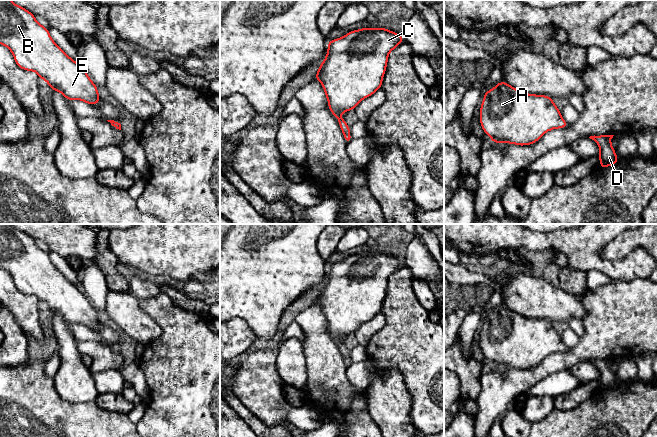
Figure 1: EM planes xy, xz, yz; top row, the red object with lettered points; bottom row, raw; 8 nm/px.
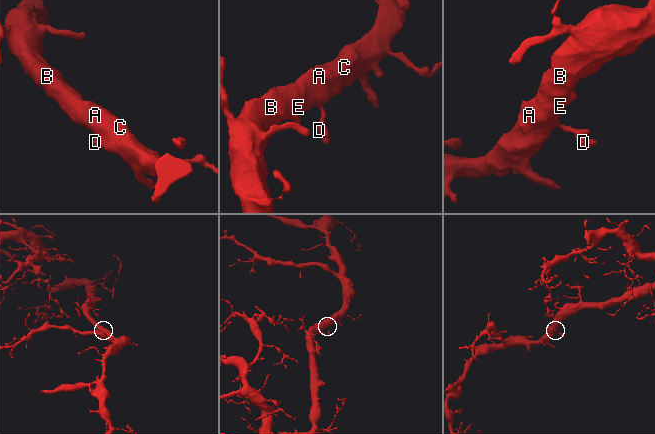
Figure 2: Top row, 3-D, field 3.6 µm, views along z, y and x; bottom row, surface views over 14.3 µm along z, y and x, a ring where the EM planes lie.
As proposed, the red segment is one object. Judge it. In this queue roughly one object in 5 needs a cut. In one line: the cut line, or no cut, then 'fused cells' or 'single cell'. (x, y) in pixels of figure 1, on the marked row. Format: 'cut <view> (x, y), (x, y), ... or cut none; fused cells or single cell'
cut none; single cell

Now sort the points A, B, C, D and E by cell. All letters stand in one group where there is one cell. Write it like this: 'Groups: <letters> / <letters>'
Groups: A B C D E

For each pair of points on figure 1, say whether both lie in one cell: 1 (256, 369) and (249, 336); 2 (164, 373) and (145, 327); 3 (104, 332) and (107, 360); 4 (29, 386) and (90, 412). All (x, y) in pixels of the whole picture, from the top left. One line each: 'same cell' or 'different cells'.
1: different cells
2: different cells
3: different cells
4: same cell

